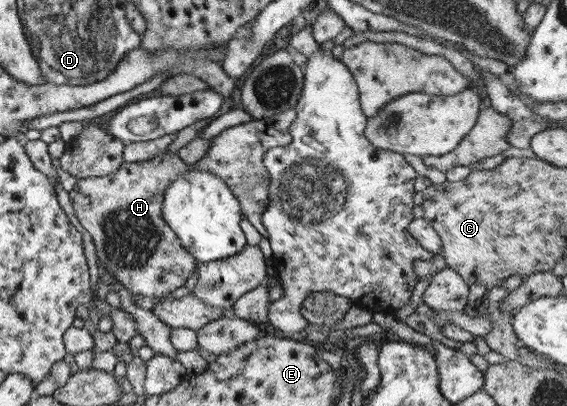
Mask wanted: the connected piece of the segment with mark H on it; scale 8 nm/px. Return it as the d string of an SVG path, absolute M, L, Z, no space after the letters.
M167 151L146 162L123 162L118 172L114 174L79 179L75 188L69 191L69 196L76 211L76 217L92 236L100 265L129 291L138 293L138 296L164 298L166 301L160 301L158 305L154 305L150 309L160 321L171 328L188 328L197 332L213 319L222 317L226 308L212 308L206 305L176 305L176 301L170 301L170 297L168 297L172 291L184 286L190 274L196 271L198 264L197 259L190 255L176 232L172 231L163 218L163 192L177 177L186 172L186 165L184 161L180 160L178 153L168 154Z

